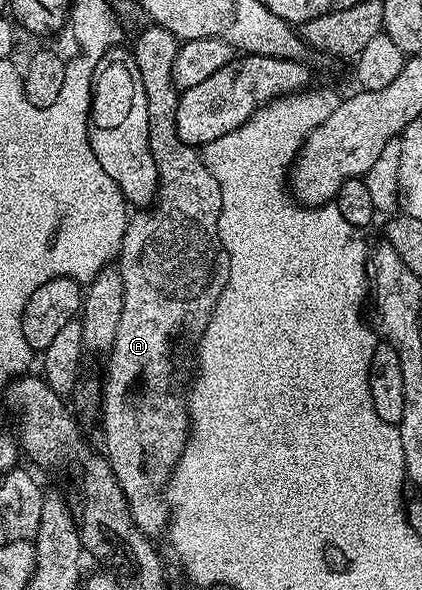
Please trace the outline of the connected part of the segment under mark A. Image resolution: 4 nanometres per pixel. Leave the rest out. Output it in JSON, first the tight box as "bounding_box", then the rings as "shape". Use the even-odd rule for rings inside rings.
{"bounding_box":[100,23,228,531],"shape":[[[150,23],[147,26],[132,44],[132,52],[136,67],[140,69],[140,83],[144,83],[144,99],[148,99],[148,143],[152,159],[156,159],[158,196],[149,211],[135,212],[138,214],[127,220],[122,247],[118,250],[116,267],[124,279],[124,307],[120,310],[116,339],[105,358],[106,382],[100,385],[100,414],[102,437],[106,440],[104,456],[126,497],[130,518],[137,529],[162,531],[168,524],[166,498],[163,496],[166,483],[190,437],[188,401],[183,394],[182,397],[178,394],[178,385],[174,382],[174,377],[178,381],[185,377],[187,380],[186,361],[182,357],[174,361],[170,340],[194,343],[201,337],[226,286],[228,254],[218,237],[218,213],[222,209],[220,183],[216,183],[212,171],[208,171],[201,152],[195,146],[181,142],[176,131],[174,120],[180,92],[173,85],[172,63],[180,42],[159,25]]]}

